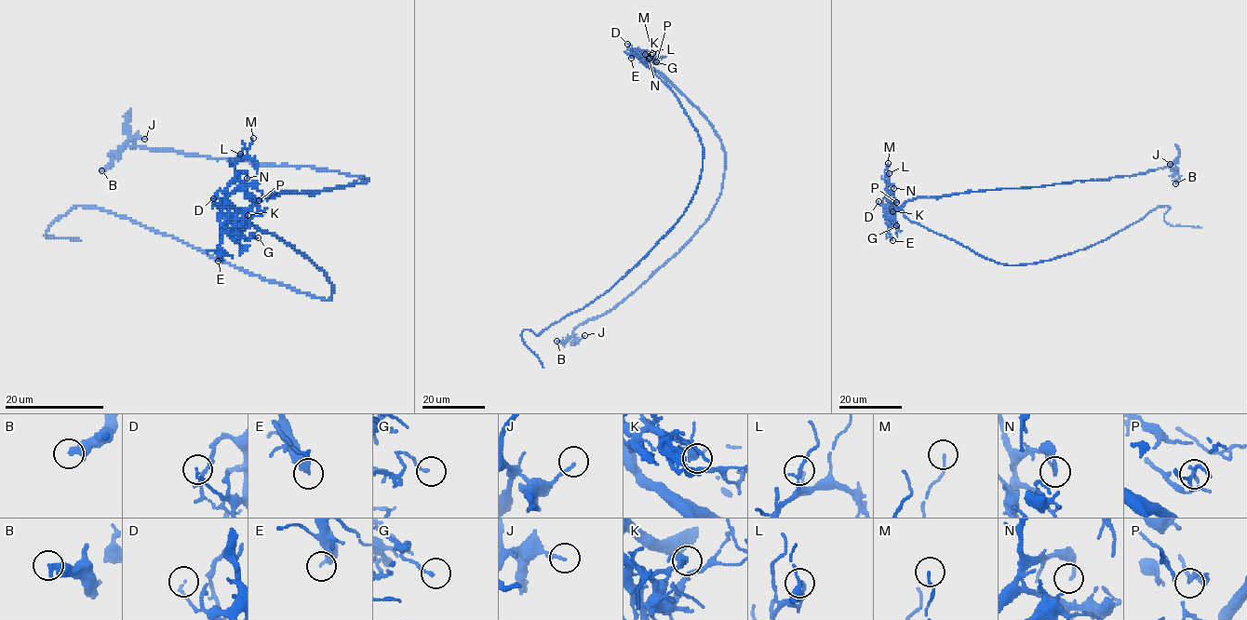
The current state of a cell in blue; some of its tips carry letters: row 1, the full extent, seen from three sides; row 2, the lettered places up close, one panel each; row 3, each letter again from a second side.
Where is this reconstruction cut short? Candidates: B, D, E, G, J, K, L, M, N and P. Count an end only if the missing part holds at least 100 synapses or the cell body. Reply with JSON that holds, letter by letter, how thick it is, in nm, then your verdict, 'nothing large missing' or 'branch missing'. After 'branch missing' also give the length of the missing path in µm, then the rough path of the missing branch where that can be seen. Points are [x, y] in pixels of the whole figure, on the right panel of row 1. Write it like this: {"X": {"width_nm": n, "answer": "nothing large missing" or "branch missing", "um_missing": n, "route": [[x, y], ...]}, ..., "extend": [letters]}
{"B": {"width_nm": 480, "answer": "nothing large missing"}, "D": {"width_nm": 100, "answer": "nothing large missing"}, "E": {"width_nm": 320, "answer": "nothing large missing"}, "G": {"width_nm": 140, "answer": "nothing large missing"}, "J": {"width_nm": 130, "answer": "nothing large missing"}, "K": {"width_nm": 280, "answer": "nothing large missing"}, "L": {"width_nm": 150, "answer": "nothing large missing"}, "M": {"width_nm": 90, "answer": "nothing large missing"}, "N": {"width_nm": 150, "answer": "nothing large missing"}, "P": {"width_nm": 120, "answer": "nothing large missing"}, "extend": []}

